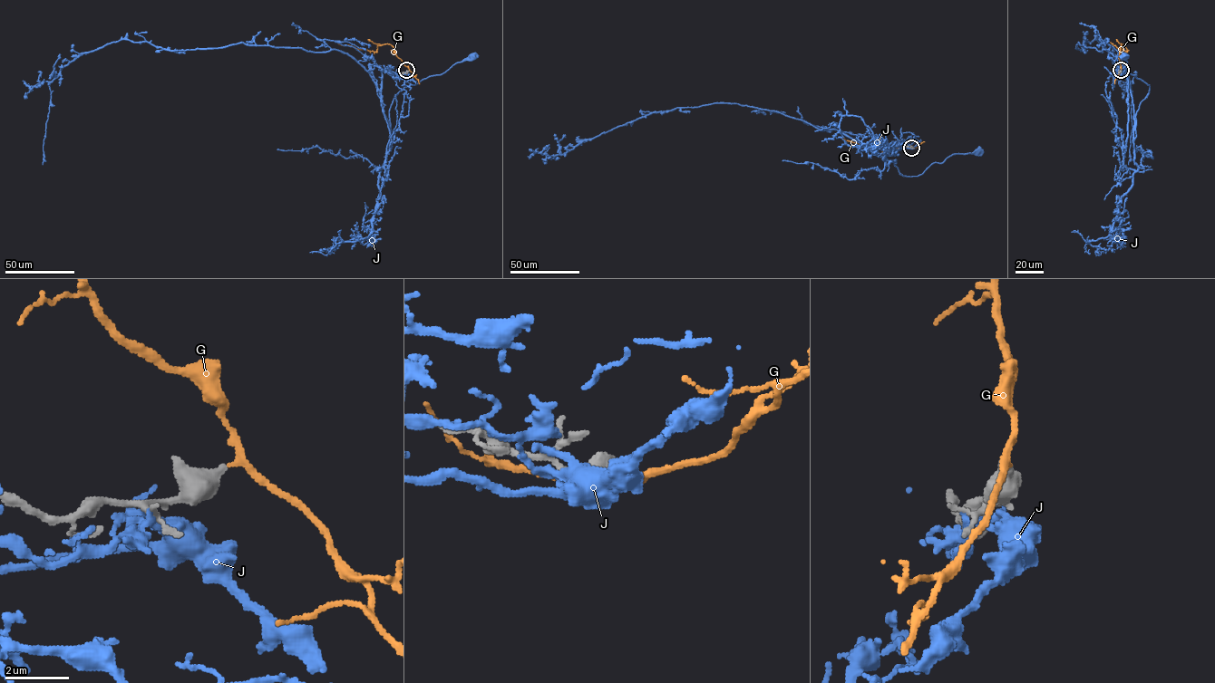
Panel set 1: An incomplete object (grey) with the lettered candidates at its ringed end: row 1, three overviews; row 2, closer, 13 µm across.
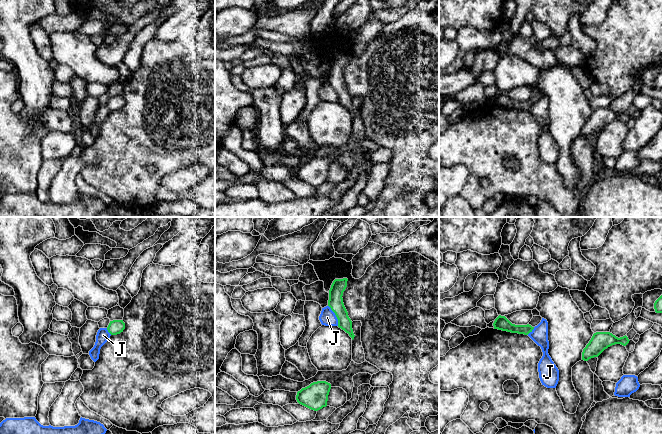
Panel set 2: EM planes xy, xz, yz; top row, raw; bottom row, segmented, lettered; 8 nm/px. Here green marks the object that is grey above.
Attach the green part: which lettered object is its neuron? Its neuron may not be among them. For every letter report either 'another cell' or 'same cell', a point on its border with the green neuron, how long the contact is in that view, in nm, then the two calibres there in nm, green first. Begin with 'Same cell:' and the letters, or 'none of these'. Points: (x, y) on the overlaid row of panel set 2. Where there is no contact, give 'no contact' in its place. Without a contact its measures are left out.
Same cell: none of these
G: another cell | no contact
J: another cell | xz (335, 314) | 190 nm | 120/130 nm

